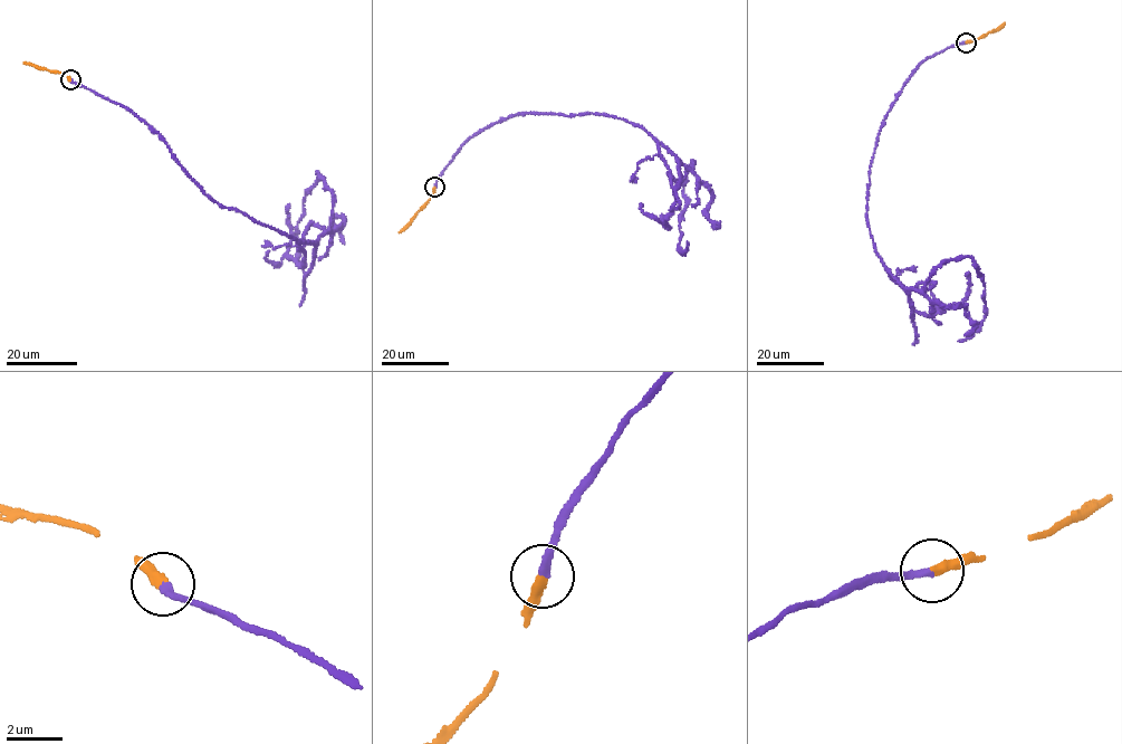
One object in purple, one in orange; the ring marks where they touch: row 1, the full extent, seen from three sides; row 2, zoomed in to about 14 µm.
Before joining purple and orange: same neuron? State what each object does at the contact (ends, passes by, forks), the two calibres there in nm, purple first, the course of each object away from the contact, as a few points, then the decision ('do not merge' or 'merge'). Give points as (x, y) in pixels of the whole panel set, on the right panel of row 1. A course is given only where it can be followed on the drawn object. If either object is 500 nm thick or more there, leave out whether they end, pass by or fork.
purple ends there; orange ends there; 280 nm thick on the purple side, 380 nm on the other; purple runs (966, 43), (926, 59), (884, 120), (866, 213), (904, 287), (974, 261), (985, 317), (958, 341); orange runs (966, 43), (1004, 24); merge

